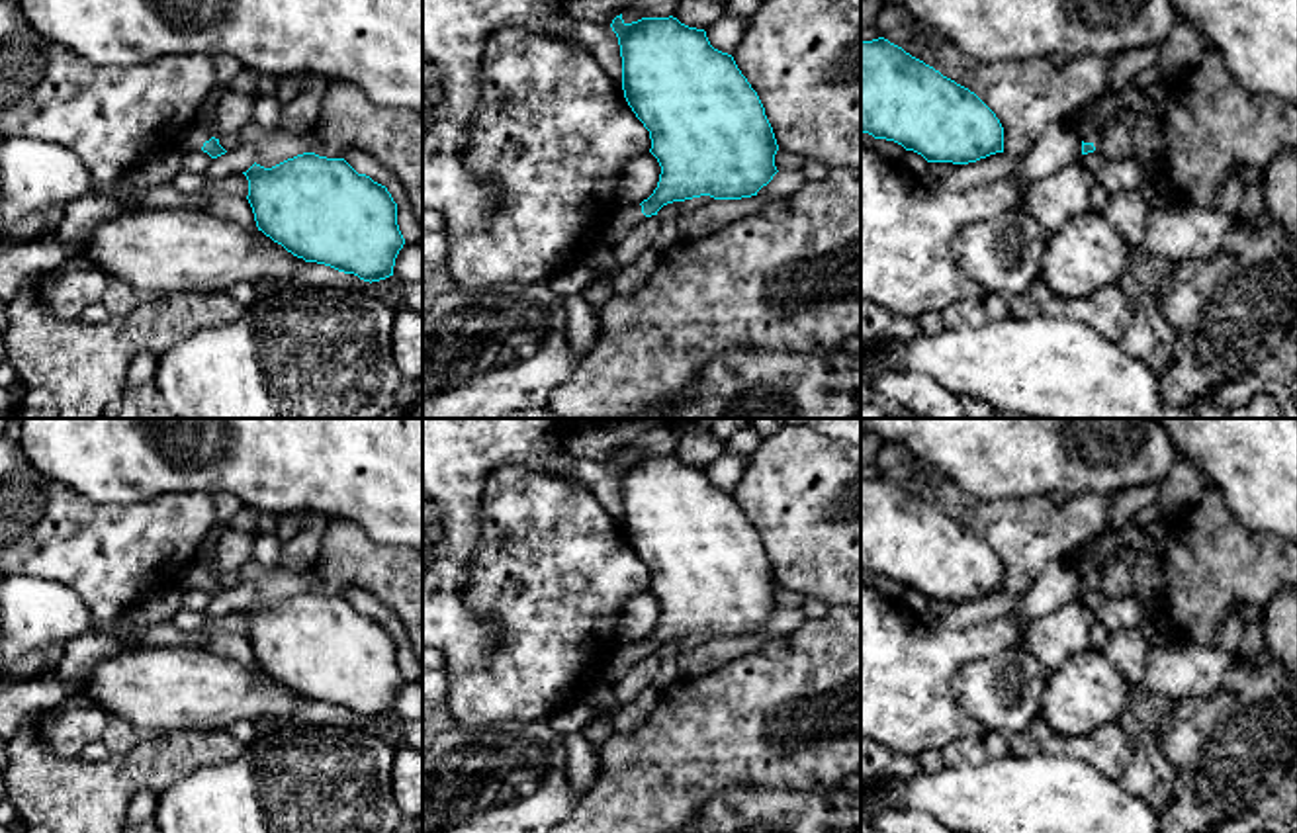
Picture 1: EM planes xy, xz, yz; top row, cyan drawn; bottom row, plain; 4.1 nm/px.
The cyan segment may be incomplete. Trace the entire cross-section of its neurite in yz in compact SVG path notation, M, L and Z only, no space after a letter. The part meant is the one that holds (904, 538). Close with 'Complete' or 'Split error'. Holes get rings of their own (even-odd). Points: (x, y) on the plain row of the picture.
M884 475L861 479L861 569L894 579L927 600L968 602L1004 591L1004 565L974 530Z. Complete

